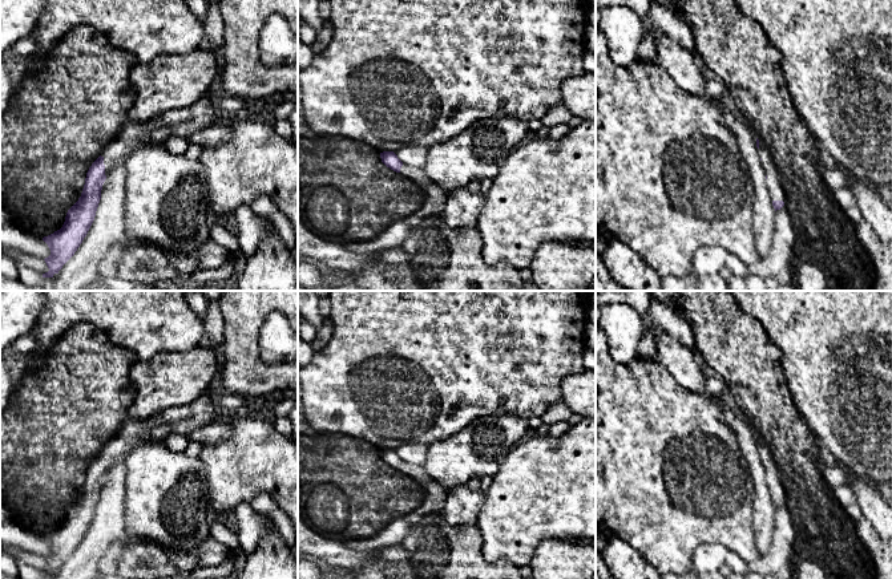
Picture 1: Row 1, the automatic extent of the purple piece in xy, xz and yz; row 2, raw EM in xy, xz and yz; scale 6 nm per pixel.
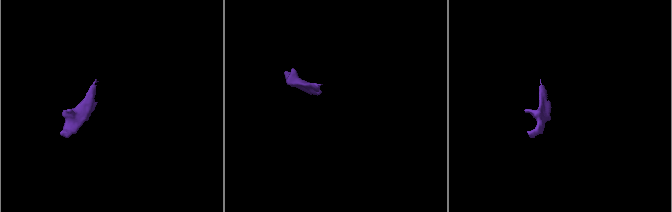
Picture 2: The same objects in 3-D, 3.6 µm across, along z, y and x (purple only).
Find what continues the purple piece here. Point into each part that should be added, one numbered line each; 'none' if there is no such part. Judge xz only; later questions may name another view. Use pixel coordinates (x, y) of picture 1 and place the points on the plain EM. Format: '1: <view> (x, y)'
1: xz (415, 472)

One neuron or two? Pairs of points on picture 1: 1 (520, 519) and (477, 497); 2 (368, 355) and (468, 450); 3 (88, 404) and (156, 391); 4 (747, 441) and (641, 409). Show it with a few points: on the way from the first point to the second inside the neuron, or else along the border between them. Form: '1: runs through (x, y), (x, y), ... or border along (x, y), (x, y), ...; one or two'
1: border along (487, 494), (475, 522); two
2: border along (479, 417), (461, 429), (427, 445); two
3: border along (132, 364), (134, 400), (129, 417); two
4: border along (721, 412), (735, 434), (749, 468); two

